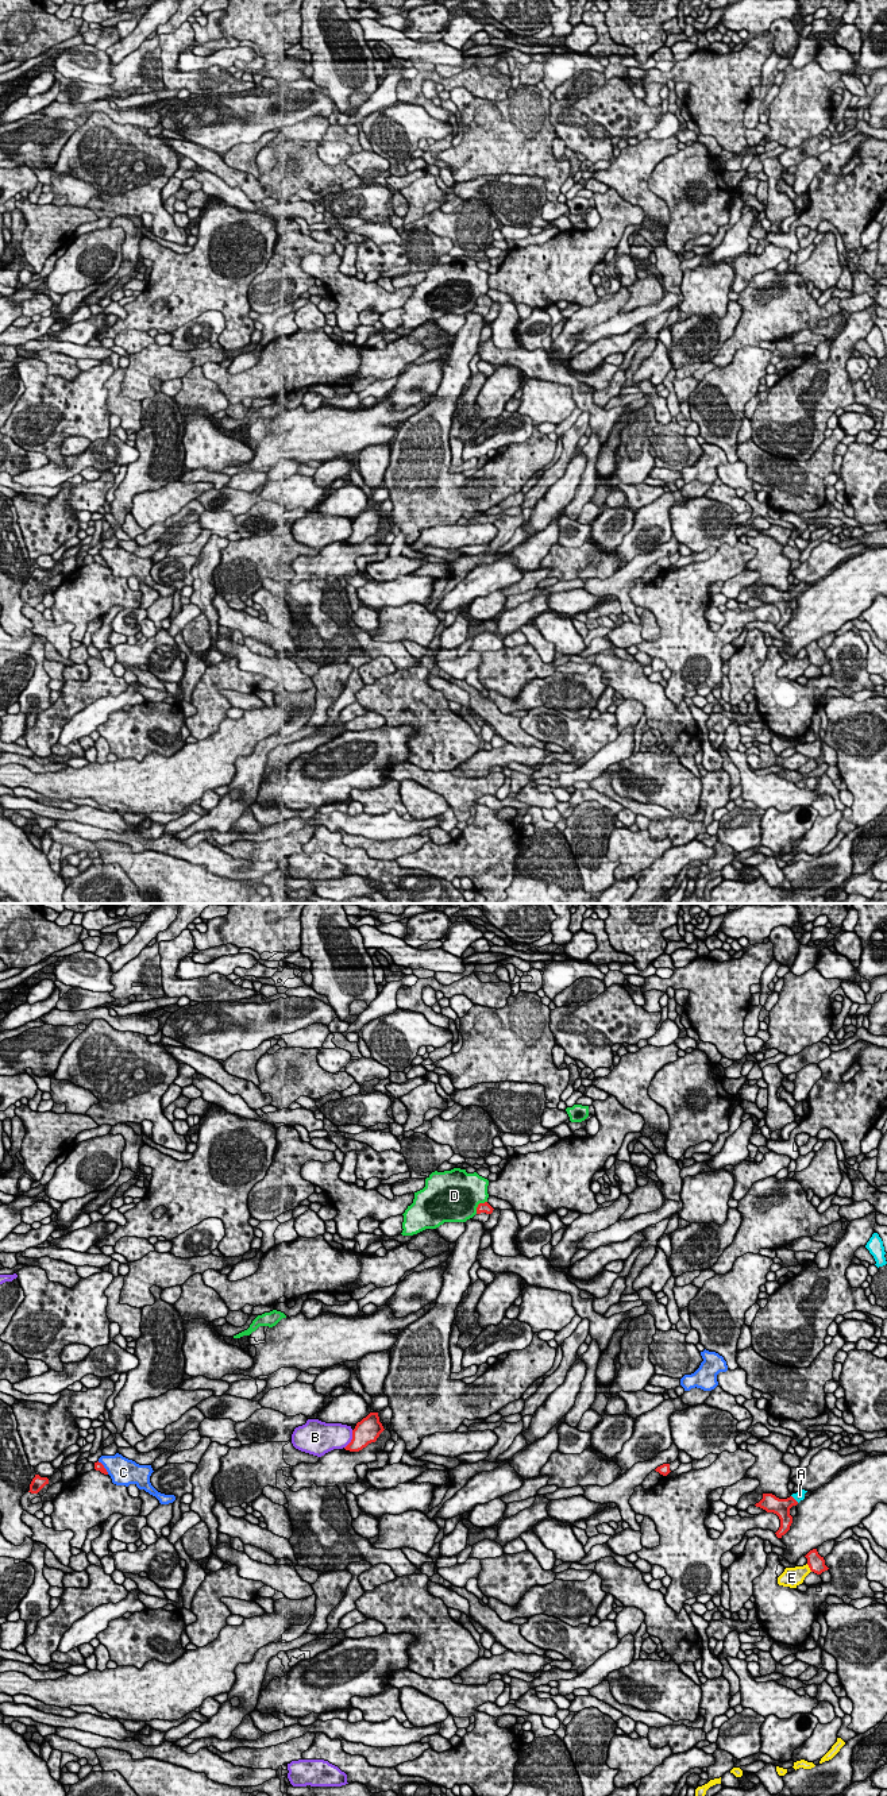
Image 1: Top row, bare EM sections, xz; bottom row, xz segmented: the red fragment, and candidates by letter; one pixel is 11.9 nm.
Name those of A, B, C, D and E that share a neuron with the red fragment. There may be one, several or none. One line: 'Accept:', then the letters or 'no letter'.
Accept: A

